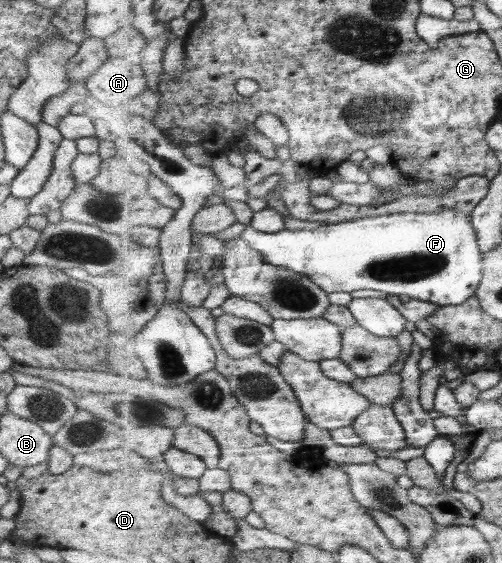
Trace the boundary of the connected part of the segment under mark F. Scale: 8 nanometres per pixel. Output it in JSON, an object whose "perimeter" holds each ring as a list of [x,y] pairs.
{"perimeter":[[[444,209],[440,213],[391,214],[381,217],[368,217],[338,224],[324,224],[324,226],[320,226],[320,228],[314,230],[294,231],[286,228],[284,231],[278,231],[278,233],[264,233],[264,231],[258,231],[250,224],[244,229],[239,237],[248,241],[253,249],[261,251],[262,254],[266,256],[266,262],[278,266],[288,266],[297,273],[308,275],[330,294],[334,292],[348,292],[352,294],[356,290],[376,289],[386,291],[389,294],[408,295],[411,298],[426,300],[443,306],[459,306],[466,303],[472,296],[477,295],[477,291],[483,283],[485,273],[485,265],[483,262],[484,252],[480,247],[478,232],[476,232],[476,228],[474,228],[474,224],[472,224],[473,215],[474,214],[471,215],[471,213],[463,213],[462,211],[459,211],[459,209]]]}

